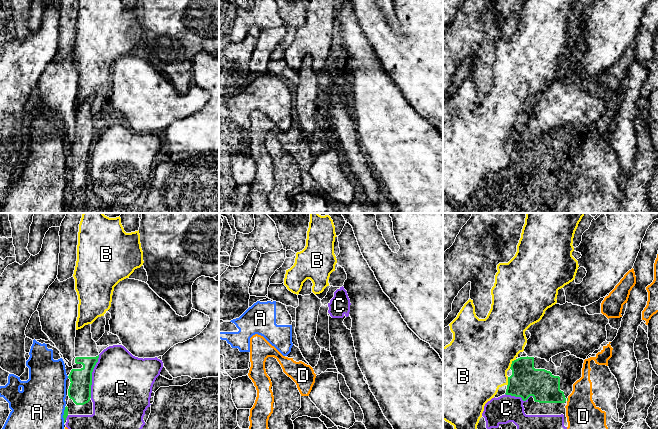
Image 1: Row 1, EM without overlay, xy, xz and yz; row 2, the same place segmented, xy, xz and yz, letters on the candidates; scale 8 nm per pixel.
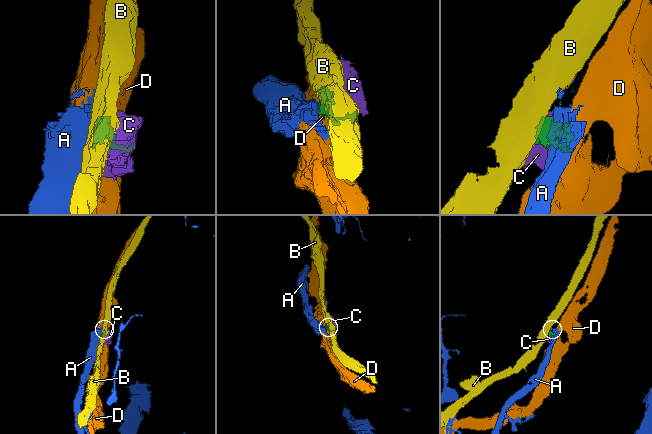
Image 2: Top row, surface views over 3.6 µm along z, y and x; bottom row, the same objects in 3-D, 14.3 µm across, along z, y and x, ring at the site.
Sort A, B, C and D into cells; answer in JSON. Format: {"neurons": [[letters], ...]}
{"neurons": [["A"], ["B"], ["C"], ["D"]]}

